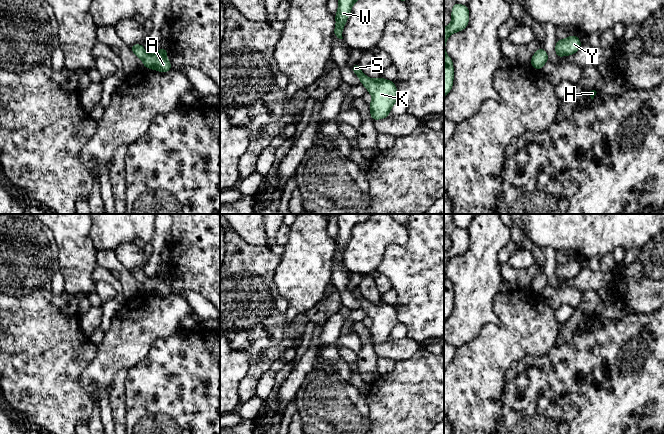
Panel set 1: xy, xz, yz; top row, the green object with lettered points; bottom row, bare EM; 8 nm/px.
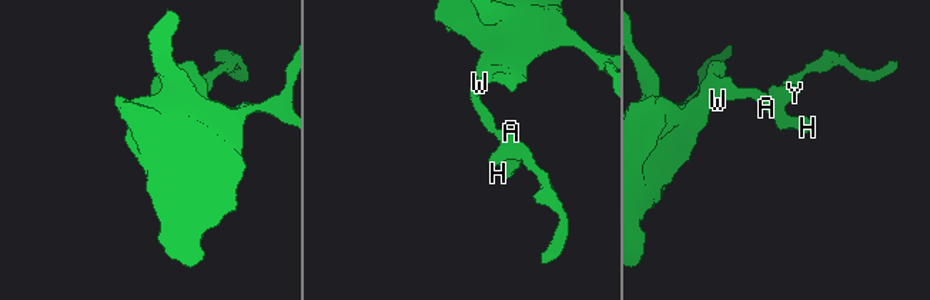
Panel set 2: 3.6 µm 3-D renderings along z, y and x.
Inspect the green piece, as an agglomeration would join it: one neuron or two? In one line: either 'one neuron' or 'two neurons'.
one neuron

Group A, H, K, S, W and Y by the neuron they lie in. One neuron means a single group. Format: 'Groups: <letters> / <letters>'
Groups: A H K S W Y

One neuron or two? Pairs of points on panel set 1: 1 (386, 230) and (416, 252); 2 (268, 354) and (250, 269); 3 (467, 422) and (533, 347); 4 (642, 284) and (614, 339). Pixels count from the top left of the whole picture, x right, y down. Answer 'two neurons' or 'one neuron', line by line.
1: two neurons
2: one neuron
3: one neuron
4: two neurons

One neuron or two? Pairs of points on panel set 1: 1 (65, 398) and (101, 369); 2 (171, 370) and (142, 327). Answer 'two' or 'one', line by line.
1: two
2: two

